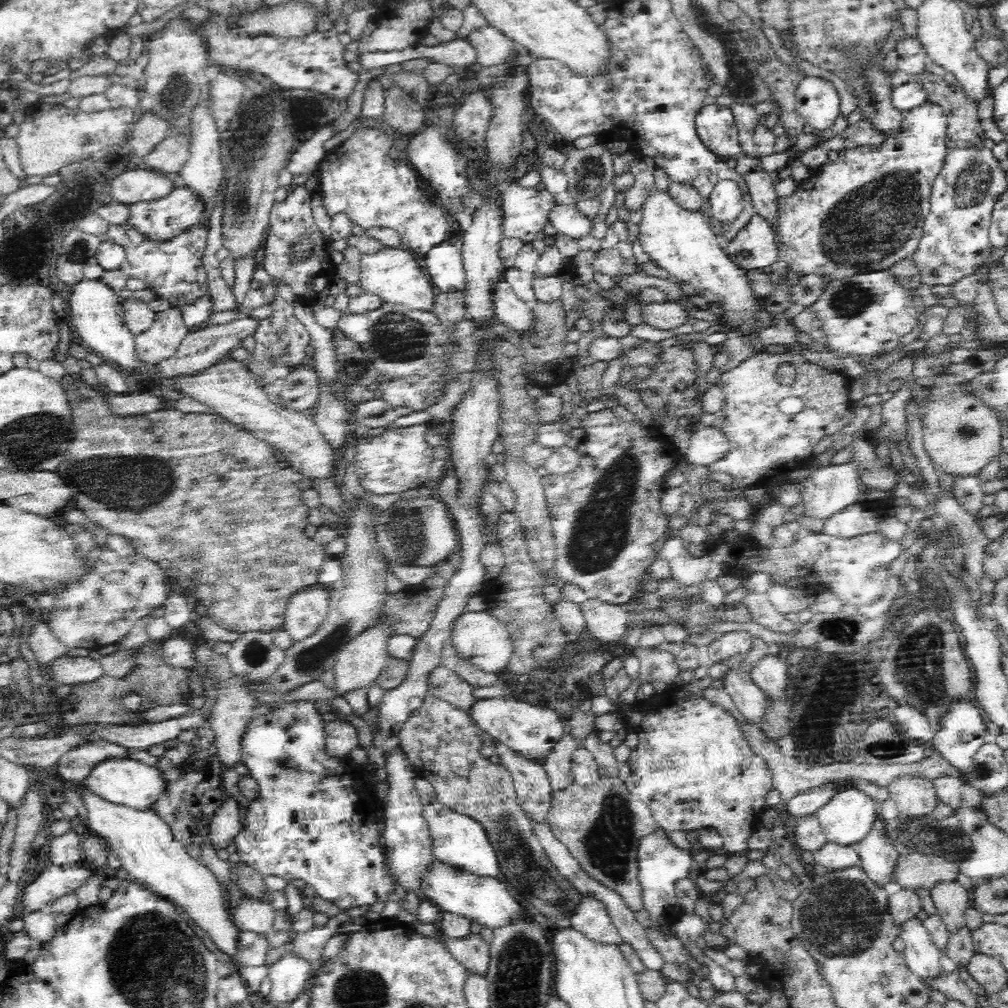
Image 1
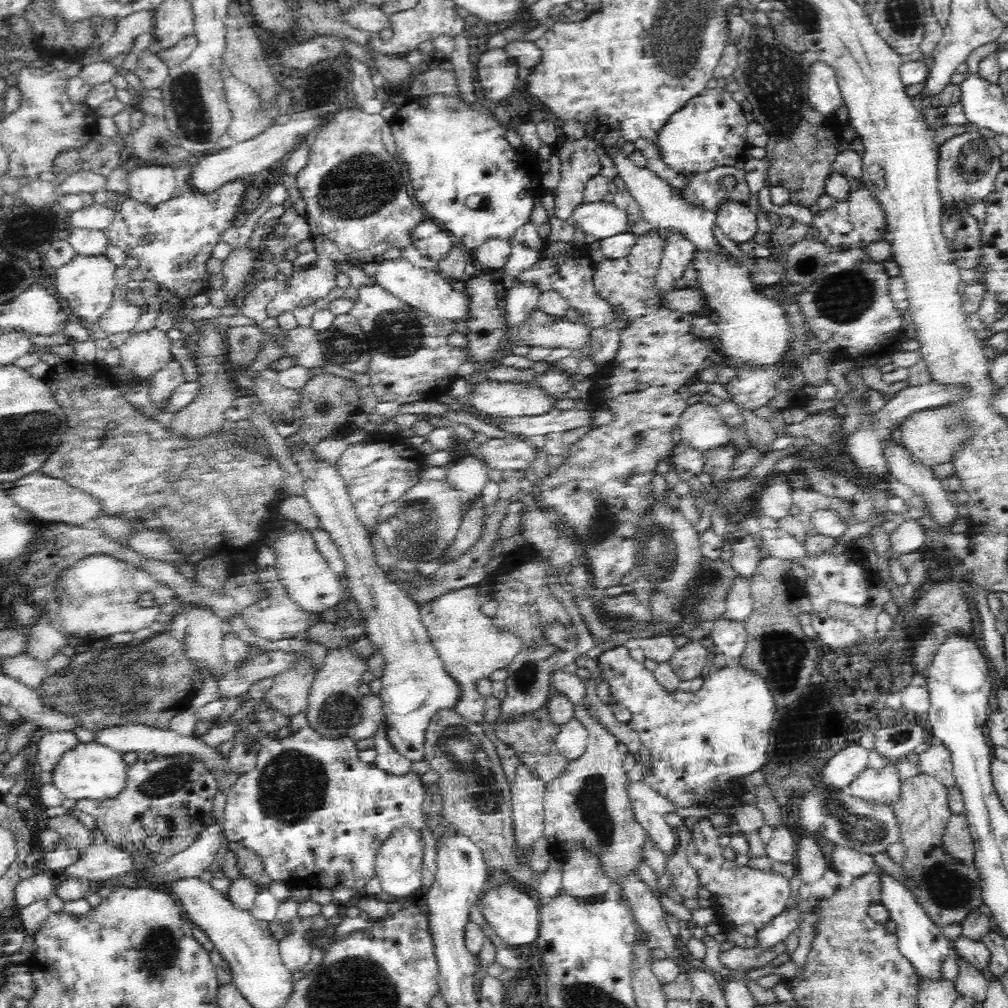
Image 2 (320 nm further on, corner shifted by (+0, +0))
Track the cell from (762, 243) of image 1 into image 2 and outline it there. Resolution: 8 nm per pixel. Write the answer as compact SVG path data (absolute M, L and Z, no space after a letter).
M724 202L717 212L715 224L736 244L746 244L754 240L758 232L756 213L749 205L737 202Z

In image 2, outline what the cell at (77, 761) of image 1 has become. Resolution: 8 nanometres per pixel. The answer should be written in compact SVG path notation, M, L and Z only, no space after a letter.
M46 732L38 734L35 742L34 762L38 762L44 772L54 775L60 760L68 750L74 750L80 740L71 732Z

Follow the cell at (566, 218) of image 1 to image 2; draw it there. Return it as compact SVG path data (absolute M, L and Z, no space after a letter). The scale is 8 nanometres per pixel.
M611 202L582 203L571 213L572 222L582 226L583 232L597 239L605 239L629 230L627 214Z

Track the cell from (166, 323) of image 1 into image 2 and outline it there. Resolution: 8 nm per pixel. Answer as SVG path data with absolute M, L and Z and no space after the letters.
M153 328L147 332L130 334L118 347L122 362L120 366L146 381L173 360L170 348L172 340L167 332Z

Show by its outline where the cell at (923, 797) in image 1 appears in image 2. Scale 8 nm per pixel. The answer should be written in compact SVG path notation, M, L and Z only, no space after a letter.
M923 773L902 780L901 786L900 798L890 806L903 830L901 843L906 849L906 858L901 866L908 880L907 888L912 889L926 915L939 927L959 924L984 901L975 868L958 864L942 851L942 834L952 818L948 790L936 778Z

